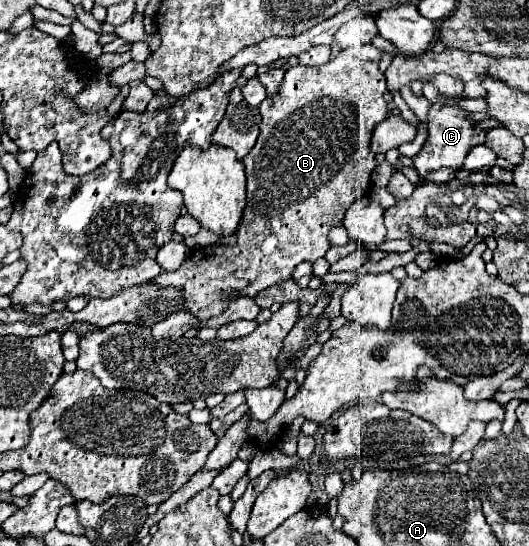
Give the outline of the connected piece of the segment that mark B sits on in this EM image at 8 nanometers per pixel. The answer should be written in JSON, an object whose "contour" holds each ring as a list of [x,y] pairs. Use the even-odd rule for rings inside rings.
{"contour":[[[375,47],[341,49],[329,63],[321,67],[295,65],[285,73],[285,85],[273,97],[259,105],[261,133],[255,147],[245,155],[247,171],[247,203],[241,217],[241,227],[235,231],[235,245],[207,245],[193,249],[177,271],[163,271],[153,281],[159,287],[183,291],[183,311],[189,311],[199,321],[221,315],[229,301],[237,297],[255,297],[259,291],[291,279],[301,261],[315,261],[331,247],[329,231],[343,225],[349,205],[371,191],[371,171],[375,155],[369,151],[369,139],[377,123],[387,117],[383,93],[387,89],[385,75],[379,71],[381,51]],[[237,291],[235,297],[229,297]]]}

